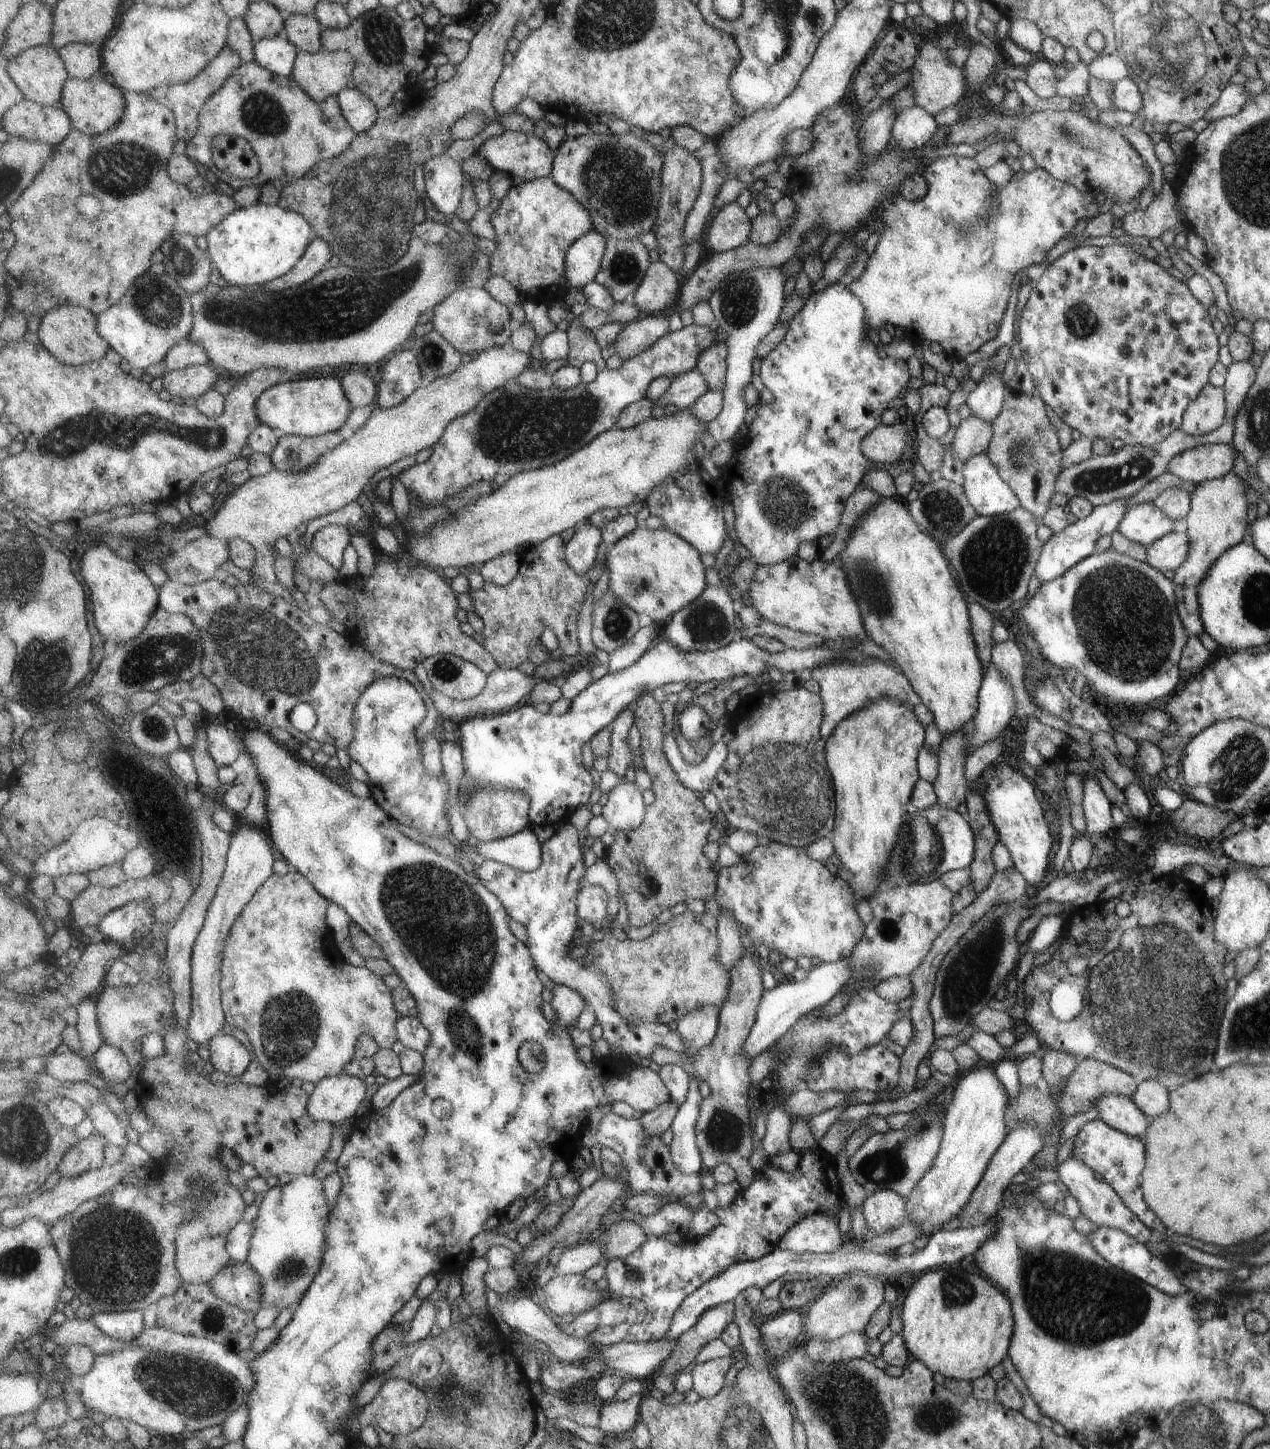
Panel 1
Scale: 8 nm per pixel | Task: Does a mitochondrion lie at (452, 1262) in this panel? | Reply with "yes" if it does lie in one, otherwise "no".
no

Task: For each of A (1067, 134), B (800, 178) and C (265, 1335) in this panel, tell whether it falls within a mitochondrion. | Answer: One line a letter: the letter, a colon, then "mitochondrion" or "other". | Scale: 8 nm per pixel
A: mitochondrion
B: other
C: other

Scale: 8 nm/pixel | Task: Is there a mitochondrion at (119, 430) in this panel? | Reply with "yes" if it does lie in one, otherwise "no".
yes

